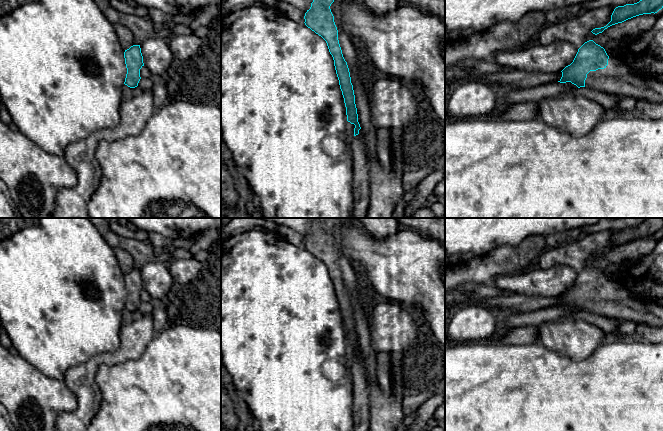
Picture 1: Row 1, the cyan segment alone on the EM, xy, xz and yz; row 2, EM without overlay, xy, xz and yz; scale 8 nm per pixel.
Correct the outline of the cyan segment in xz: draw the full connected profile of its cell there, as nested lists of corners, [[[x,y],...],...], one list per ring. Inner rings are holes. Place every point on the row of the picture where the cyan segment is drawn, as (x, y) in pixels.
[[[313,0],[305,13],[305,25],[321,36],[327,43],[334,60],[336,74],[346,107],[347,121],[355,125],[354,137],[349,142],[353,159],[353,209],[351,218],[366,218],[370,205],[369,163],[359,130],[355,95],[347,62],[338,40],[338,30],[330,6],[334,0]]]

